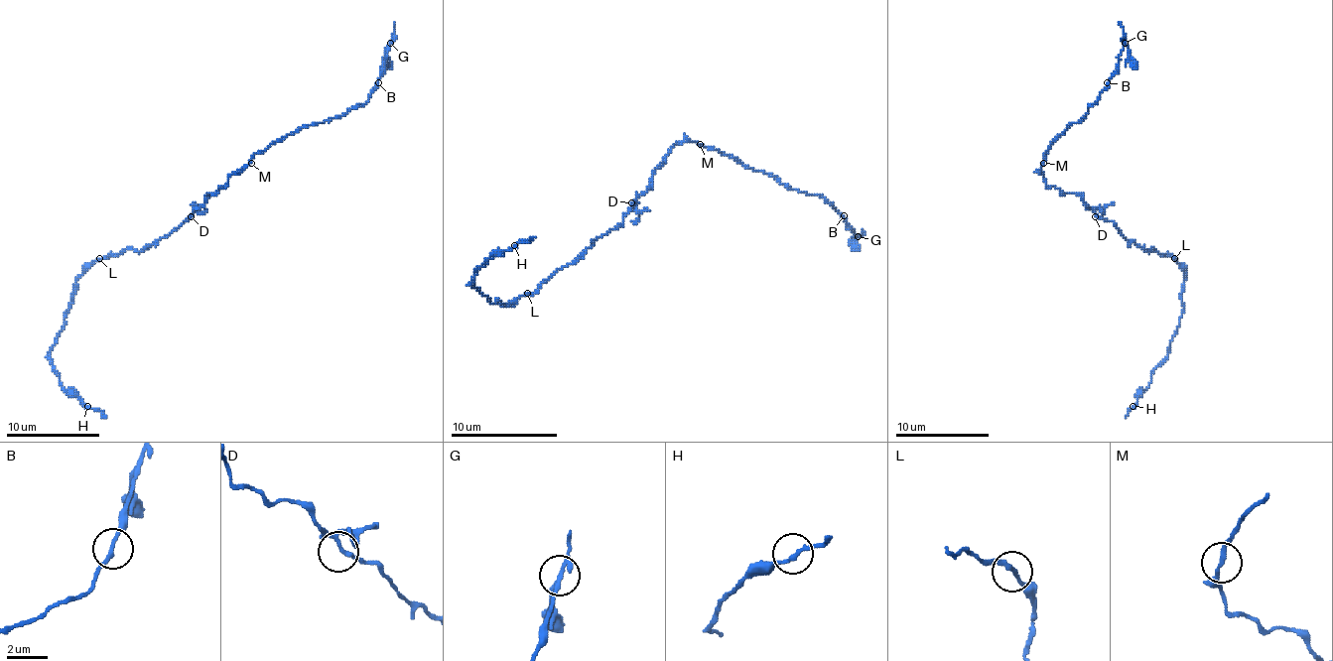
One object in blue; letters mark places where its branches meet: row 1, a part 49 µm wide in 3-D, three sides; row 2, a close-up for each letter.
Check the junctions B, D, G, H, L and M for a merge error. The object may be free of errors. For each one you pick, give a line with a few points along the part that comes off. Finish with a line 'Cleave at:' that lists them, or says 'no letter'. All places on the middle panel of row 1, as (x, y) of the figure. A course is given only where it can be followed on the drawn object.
G: Course of the part to remove: (857, 237), (854, 240), (860, 250)
Cleave at: G

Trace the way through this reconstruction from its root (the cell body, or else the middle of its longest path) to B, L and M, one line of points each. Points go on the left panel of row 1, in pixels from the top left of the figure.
B: (191, 214), (256, 153), (303, 127), (345, 115), (361, 106), (378, 82)
L: (191, 214), (167, 235), (139, 251), (122, 249), (118, 254), (99, 258)
M: (191, 214), (204, 202), (209, 193), (213, 193), (232, 174), (242, 172), (251, 163)

